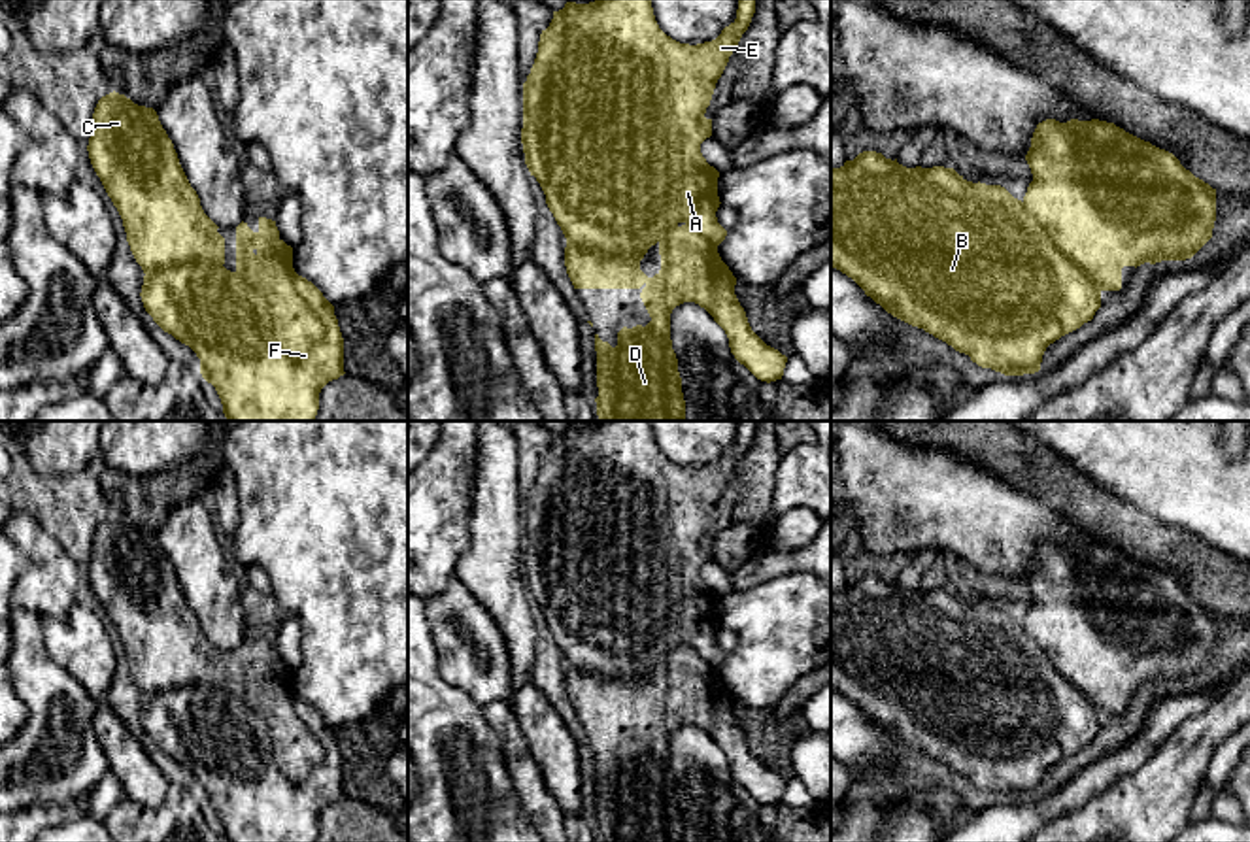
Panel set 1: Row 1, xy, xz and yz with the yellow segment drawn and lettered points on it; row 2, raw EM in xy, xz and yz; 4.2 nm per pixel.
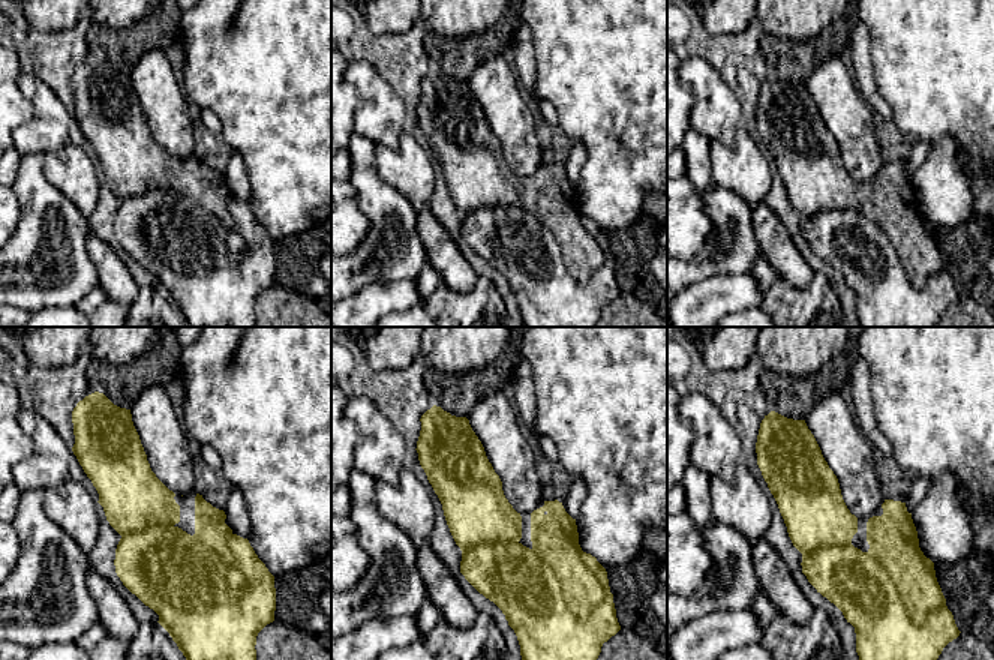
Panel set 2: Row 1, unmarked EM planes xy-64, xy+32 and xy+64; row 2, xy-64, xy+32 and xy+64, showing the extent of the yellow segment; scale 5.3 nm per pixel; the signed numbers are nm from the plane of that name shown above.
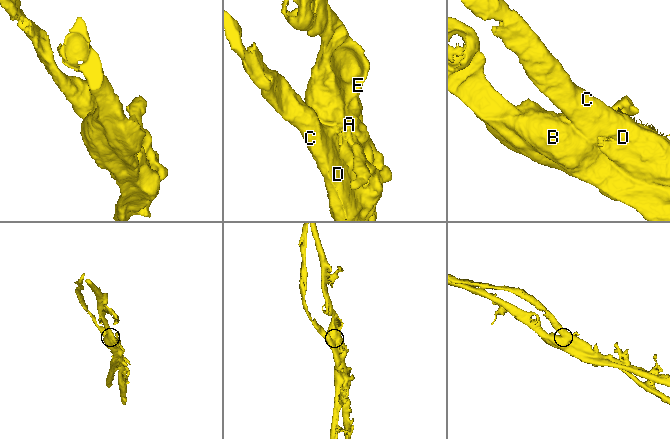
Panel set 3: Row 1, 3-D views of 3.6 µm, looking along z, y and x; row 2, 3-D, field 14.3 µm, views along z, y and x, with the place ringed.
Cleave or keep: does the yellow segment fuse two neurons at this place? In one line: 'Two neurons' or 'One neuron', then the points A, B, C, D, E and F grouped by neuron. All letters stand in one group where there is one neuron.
Two neurons. Groups: A B E F / C D

